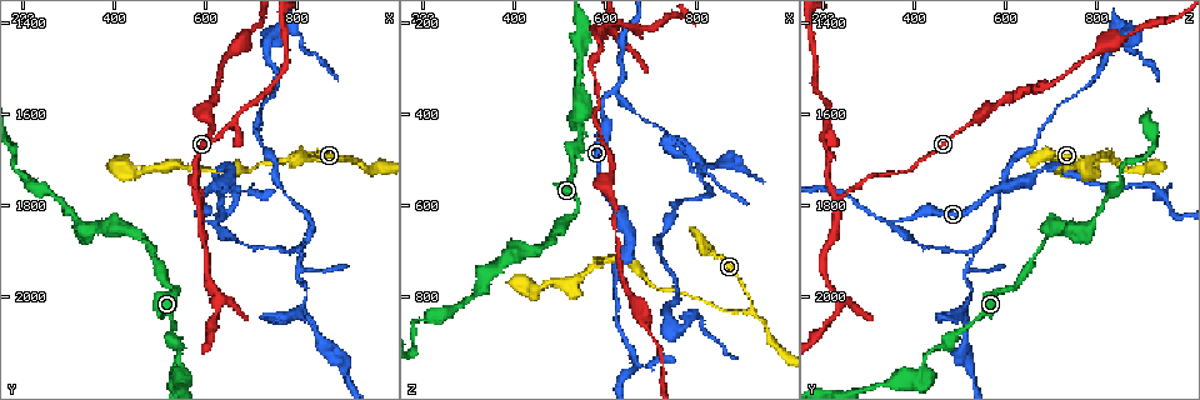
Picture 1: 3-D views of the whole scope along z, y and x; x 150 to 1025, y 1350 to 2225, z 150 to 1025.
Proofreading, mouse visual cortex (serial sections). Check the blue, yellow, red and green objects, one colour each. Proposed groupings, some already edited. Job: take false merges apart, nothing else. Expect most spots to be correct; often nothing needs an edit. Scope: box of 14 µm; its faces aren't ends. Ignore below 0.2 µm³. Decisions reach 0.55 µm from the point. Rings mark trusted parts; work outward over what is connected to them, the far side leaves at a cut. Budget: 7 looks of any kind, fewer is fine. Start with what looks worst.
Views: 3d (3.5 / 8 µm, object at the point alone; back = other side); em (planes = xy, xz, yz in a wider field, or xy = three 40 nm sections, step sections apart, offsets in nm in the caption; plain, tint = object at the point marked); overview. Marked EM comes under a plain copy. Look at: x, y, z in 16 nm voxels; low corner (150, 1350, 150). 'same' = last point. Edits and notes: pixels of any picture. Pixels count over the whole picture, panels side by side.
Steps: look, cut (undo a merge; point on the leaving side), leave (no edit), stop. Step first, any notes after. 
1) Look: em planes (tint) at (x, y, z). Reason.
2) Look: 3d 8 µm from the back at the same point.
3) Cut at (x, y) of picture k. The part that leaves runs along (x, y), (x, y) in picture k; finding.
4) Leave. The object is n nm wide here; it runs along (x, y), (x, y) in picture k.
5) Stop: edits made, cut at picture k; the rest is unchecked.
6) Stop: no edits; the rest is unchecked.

Look: 3d 3.5 µm at (590, 1780, 245). Three arms meet.

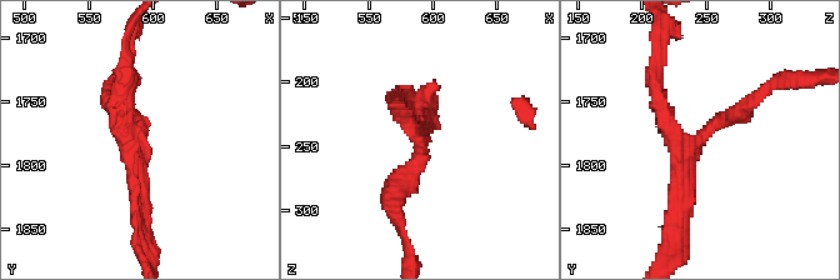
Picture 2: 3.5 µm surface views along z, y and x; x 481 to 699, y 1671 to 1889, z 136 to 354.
Look: em xy step 5 (tint) at (586, 1784, 240). 3 arms meet here; the arms are 200, 200, 200 nm wide; now the EM.

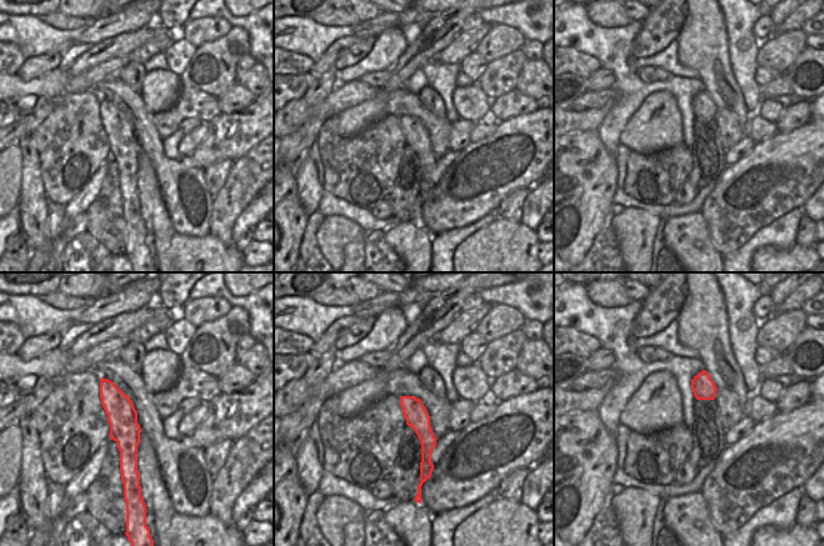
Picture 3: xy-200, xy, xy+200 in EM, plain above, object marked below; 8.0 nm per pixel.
Leave. The object is 190 nm wide here; it runs along (753, 98), (679, 144), (653, 83) in picture 2; all the same cell.

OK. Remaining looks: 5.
Look: 3d 3.5 µm from the back at (615, 1835, 350). Branch point.

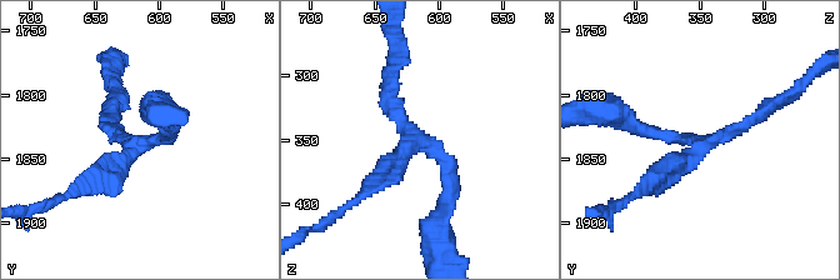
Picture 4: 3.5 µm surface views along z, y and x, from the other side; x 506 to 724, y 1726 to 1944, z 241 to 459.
Look: em xy step 1 (tint) at (618, 1840, 352). 3 arms meet here; the arms are 200, 200, 200 nm wide; now the EM.

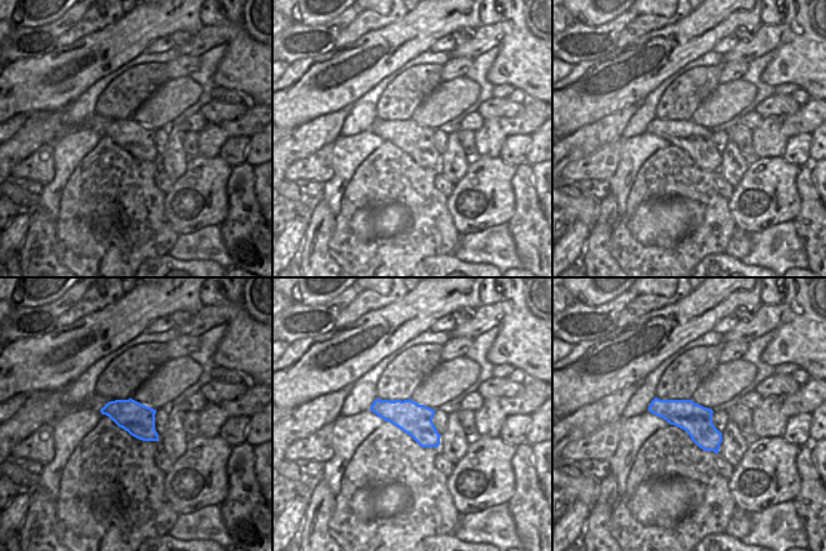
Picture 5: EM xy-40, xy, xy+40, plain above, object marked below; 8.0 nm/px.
Leave. It runs along (164, 124), (169, 139), (84, 181) in picture 4; one cell here.

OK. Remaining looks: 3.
Look: 3d 3.5 µm at (805, 1900, 540). Sharp bend.

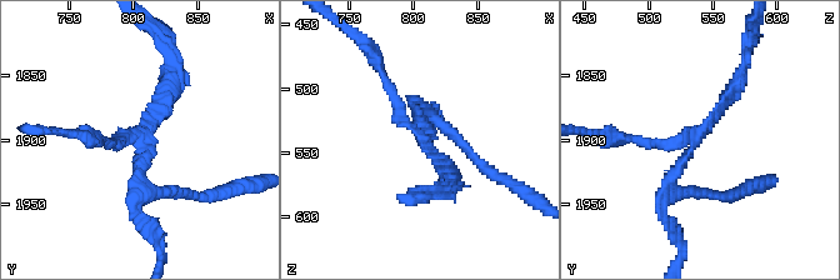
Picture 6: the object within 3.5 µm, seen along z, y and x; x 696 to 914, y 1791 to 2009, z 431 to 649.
Look: em xy step 1 (tint) at (804, 1896, 536).

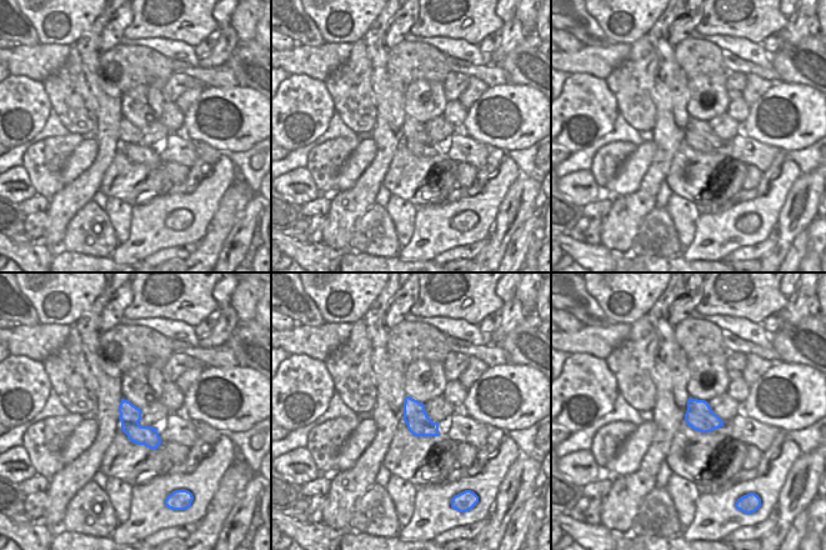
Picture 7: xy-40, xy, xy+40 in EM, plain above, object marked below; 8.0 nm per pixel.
Cut at (673, 186) of picture 6. The arms are 150, 150, 150 nm wide; the part that leaves runs along (695, 136), (724, 105), (749, 44) in picture 6; two cells meet here.

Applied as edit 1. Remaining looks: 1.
Stop: edits made, cut at picture 6; the rest is unchecked.

